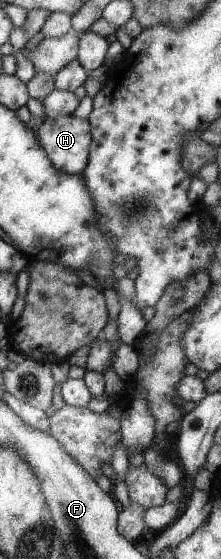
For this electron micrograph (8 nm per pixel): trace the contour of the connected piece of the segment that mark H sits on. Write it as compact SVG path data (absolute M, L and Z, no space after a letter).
M72 114L56 118L43 118L34 130L34 136L46 152L52 166L66 174L80 174L88 161L90 125L86 118L74 118Z

